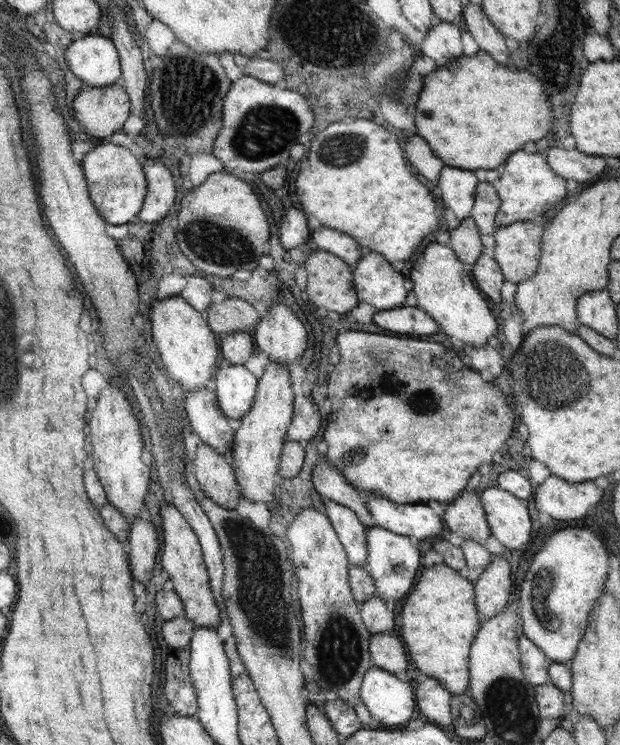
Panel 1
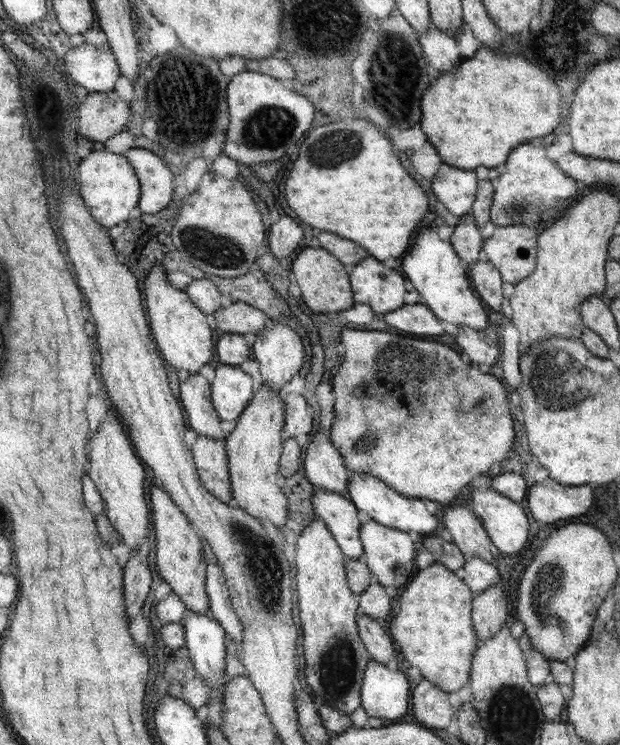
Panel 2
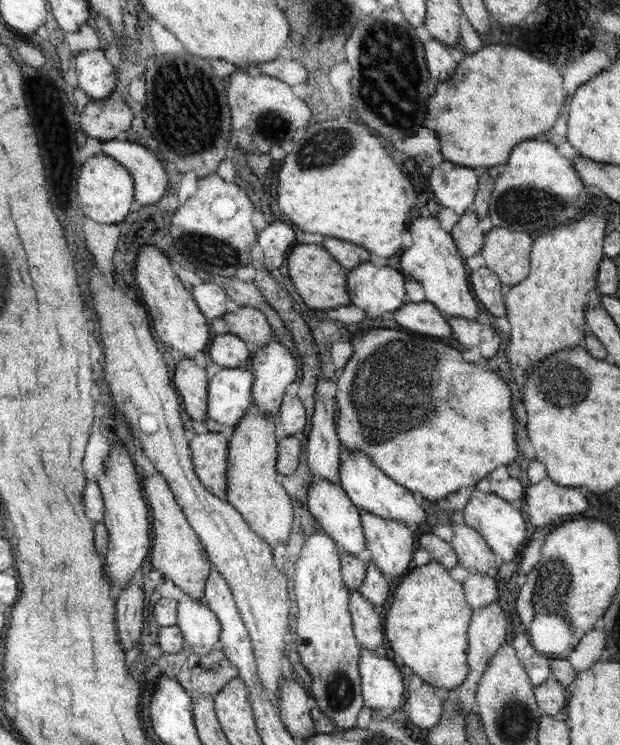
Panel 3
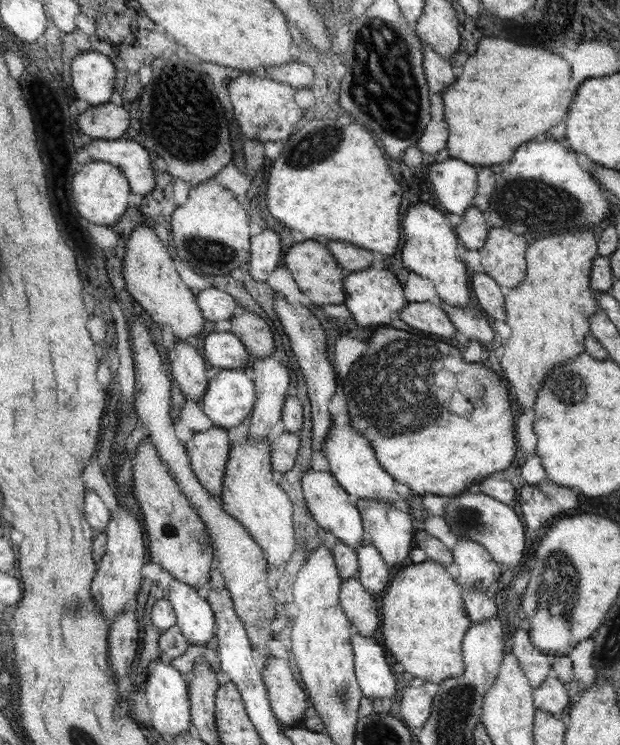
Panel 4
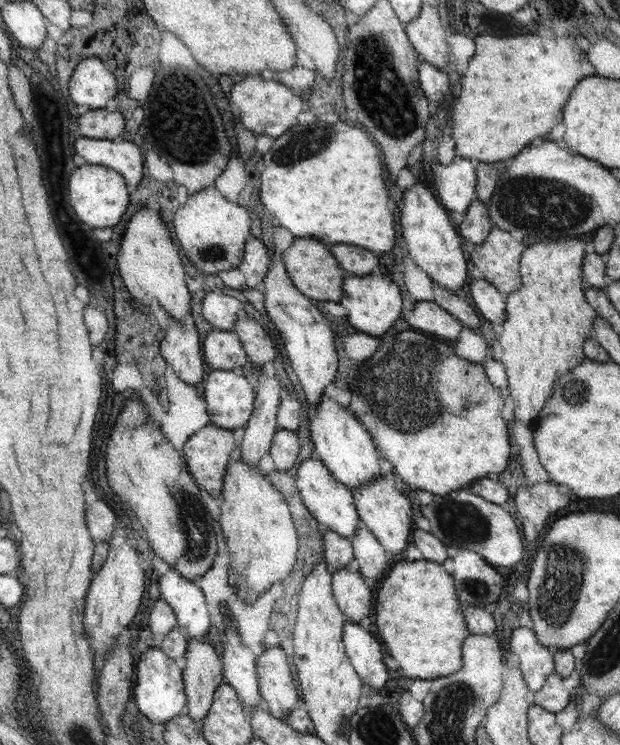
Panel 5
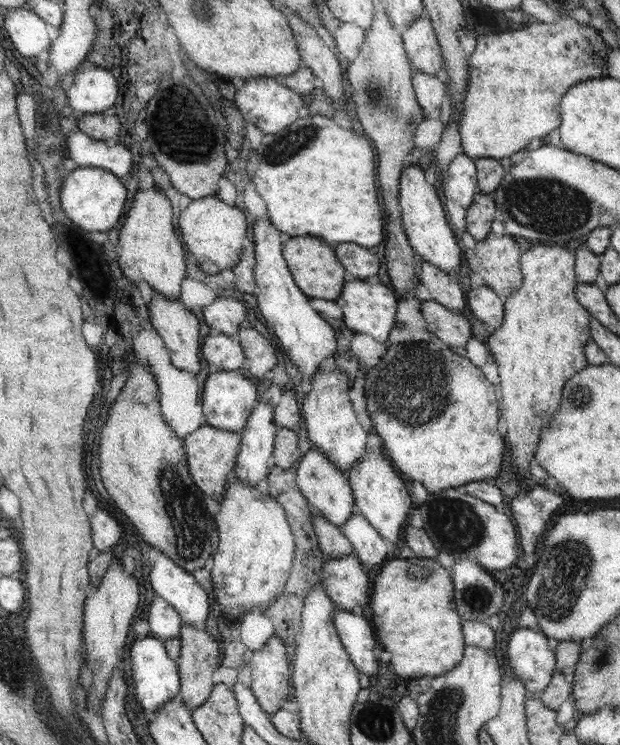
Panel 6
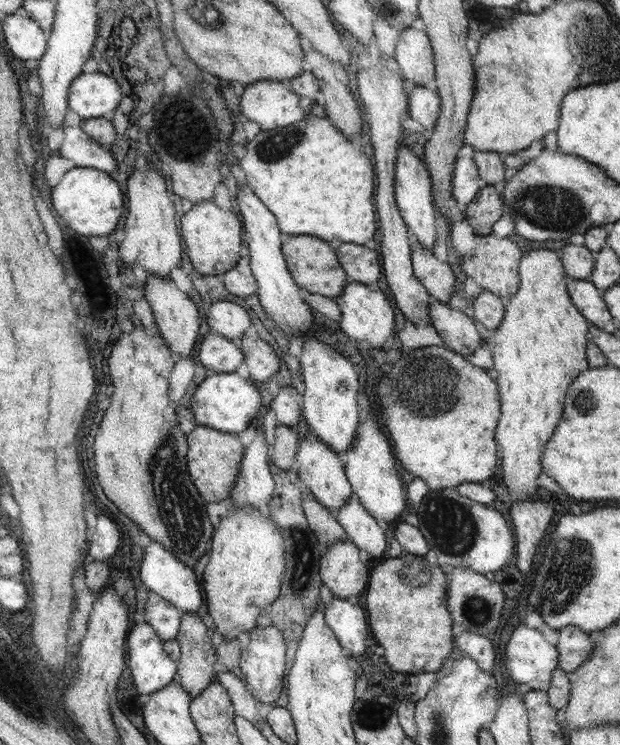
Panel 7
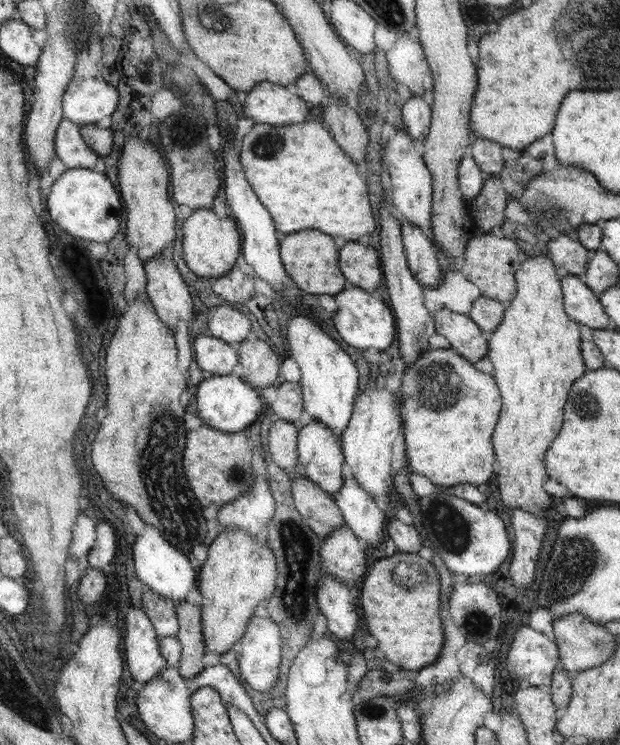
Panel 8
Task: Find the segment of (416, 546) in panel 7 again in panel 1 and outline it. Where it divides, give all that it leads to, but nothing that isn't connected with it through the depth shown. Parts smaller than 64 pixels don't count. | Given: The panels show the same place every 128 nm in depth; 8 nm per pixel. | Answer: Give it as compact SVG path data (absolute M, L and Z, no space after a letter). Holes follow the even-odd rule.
M442 539L434 540L432 549L442 555L444 564L422 569L421 579L400 612L400 636L406 640L409 655L414 656L418 673L438 680L453 696L462 695L470 688L469 656L478 628L481 628L476 586L458 574L467 564L460 547Z

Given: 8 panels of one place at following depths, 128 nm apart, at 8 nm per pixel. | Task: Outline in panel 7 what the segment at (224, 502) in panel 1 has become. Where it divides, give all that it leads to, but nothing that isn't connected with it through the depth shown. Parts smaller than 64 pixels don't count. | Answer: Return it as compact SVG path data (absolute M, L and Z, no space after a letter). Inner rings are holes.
M197 425L188 436L188 471L196 485L198 492L202 493L207 501L220 502L230 499L234 483L237 482L241 472L242 442L236 434L220 432L218 429Z

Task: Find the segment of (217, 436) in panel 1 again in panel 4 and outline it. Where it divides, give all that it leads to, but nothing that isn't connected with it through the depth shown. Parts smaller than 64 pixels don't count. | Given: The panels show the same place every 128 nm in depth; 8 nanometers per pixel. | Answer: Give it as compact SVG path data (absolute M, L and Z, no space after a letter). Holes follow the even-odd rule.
M175 339L174 348L168 350L173 377L186 398L199 401L207 391L208 362L198 350L182 339Z

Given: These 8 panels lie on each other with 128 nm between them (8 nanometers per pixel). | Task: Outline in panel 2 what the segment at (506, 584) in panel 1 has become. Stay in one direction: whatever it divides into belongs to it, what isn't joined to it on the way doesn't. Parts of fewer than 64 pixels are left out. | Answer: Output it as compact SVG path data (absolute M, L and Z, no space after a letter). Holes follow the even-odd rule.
M490 585L488 590L473 597L473 622L477 636L482 640L492 638L501 631L508 618L508 600L502 588Z

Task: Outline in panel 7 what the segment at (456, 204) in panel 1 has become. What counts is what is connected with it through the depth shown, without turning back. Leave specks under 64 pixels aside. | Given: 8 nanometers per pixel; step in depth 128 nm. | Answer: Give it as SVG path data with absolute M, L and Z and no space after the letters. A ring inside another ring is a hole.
M461 156L457 167L453 170L453 197L461 204L470 204L471 200L477 198L481 188L487 182L479 175L478 167L474 159Z

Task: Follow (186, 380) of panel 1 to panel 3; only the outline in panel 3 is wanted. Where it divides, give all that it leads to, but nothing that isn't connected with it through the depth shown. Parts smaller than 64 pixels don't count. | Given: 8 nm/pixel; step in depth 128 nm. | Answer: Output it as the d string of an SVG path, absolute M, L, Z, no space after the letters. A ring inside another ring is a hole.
M148 244L144 250L138 252L133 273L142 300L153 317L154 332L158 333L160 340L168 349L177 350L182 358L196 358L196 354L202 352L210 342L210 328L206 324L206 316L202 316L203 312L198 310L199 306L196 306L197 302L194 302L191 290L184 288L184 284L172 270L168 257L161 249Z

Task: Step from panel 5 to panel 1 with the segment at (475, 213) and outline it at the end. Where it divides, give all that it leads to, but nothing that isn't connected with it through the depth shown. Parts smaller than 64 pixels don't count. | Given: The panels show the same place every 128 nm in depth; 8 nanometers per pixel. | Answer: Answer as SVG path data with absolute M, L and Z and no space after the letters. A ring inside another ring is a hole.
M471 216L462 220L460 225L450 231L450 248L467 265L472 266L482 254L482 242L478 234L477 223Z

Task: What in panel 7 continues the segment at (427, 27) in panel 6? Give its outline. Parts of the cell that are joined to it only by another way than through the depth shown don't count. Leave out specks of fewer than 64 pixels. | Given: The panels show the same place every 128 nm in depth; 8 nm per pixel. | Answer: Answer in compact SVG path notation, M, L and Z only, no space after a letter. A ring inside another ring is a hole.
M408 28L399 31L394 58L400 66L402 77L416 86L434 88L434 53L424 29Z

